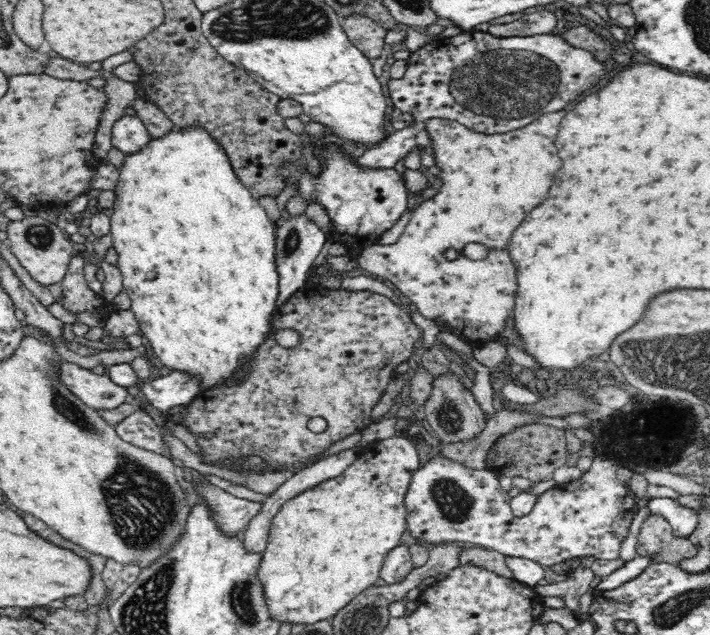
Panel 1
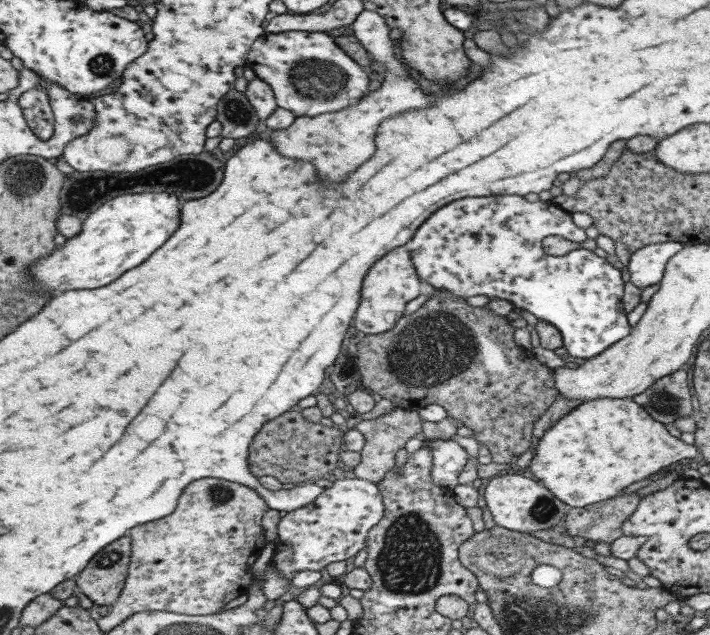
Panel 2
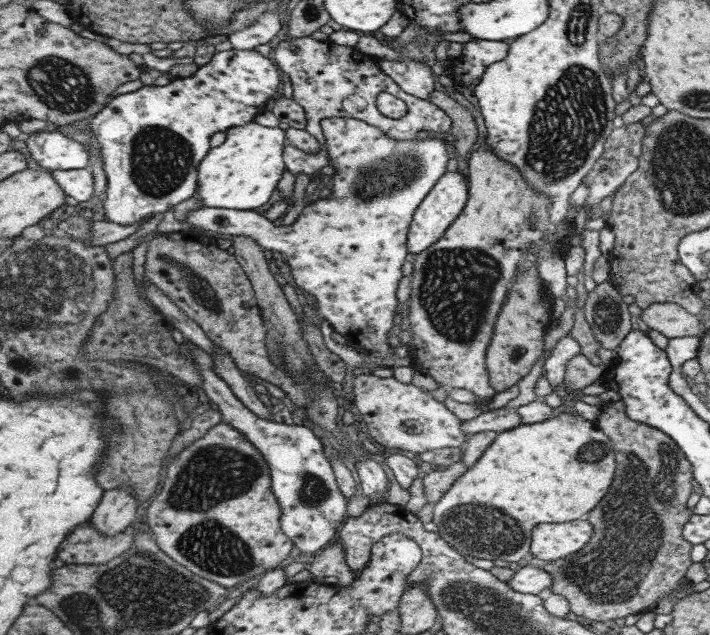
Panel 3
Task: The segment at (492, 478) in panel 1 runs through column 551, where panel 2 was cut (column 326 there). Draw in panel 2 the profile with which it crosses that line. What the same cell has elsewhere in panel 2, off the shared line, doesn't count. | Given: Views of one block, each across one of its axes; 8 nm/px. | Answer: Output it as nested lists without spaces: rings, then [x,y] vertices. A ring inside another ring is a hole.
[[[358,478],[336,479],[331,487],[322,489],[311,502],[282,514],[276,524],[275,553],[269,564],[291,583],[293,573],[318,571],[330,562],[355,556],[369,529],[383,516],[384,506],[377,485]]]

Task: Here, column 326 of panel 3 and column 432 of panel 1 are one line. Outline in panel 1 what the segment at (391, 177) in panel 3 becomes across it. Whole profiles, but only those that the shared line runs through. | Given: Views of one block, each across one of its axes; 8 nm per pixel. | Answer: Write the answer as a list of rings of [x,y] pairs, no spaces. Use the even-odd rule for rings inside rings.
[[[564,109],[543,114],[522,128],[500,134],[482,134],[456,121],[429,118],[424,129],[430,139],[430,149],[434,151],[434,164],[440,169],[436,177],[442,181],[442,186],[432,199],[423,201],[414,210],[404,233],[395,244],[378,244],[362,249],[357,256],[359,266],[368,273],[390,280],[410,299],[420,315],[433,320],[437,326],[444,326],[446,331],[470,343],[473,348],[501,338],[506,320],[514,316],[518,288],[517,270],[506,246],[512,236],[510,232],[518,228],[530,210],[546,200],[552,178],[562,168],[554,142],[564,114]],[[474,242],[488,247],[489,253],[484,260],[470,261],[464,256],[448,259],[444,255],[448,249],[458,252],[466,244]]]

